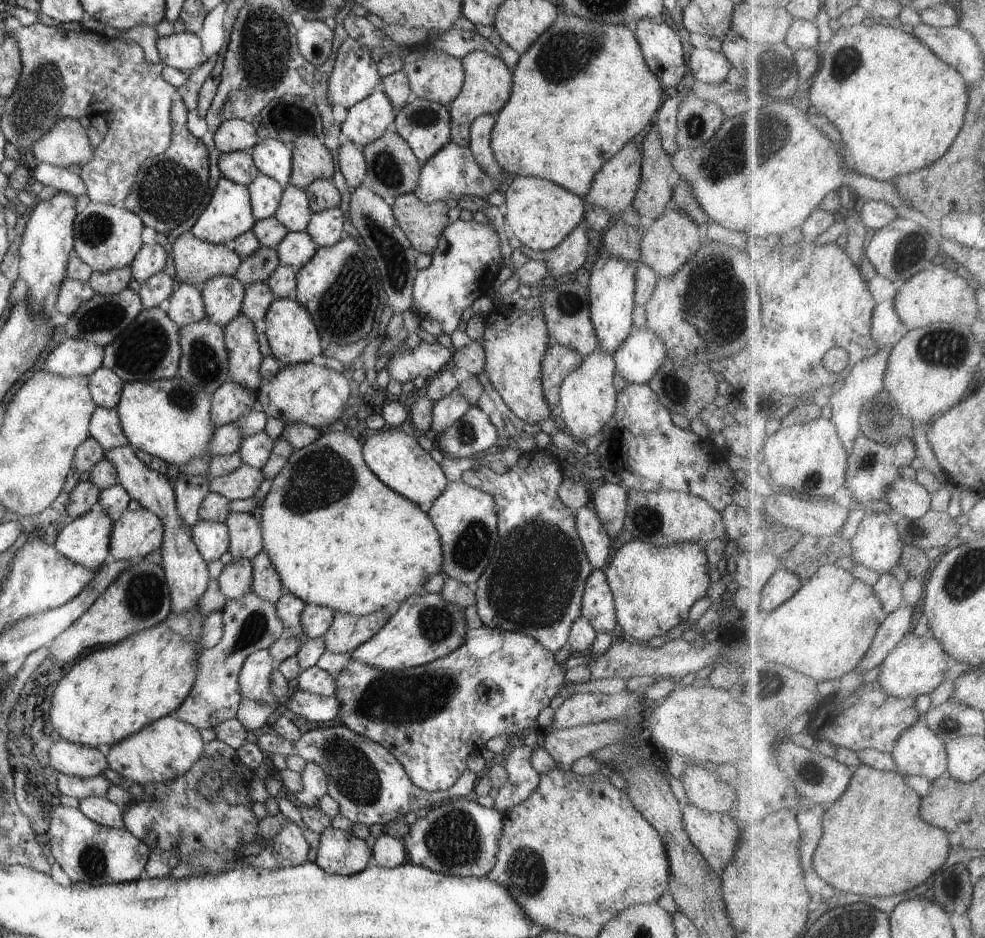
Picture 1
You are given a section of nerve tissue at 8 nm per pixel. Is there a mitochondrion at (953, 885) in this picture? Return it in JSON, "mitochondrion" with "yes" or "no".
{"mitochondrion":"no"}

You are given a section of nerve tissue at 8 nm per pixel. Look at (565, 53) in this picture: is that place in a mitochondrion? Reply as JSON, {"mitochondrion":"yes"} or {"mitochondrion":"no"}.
{"mitochondrion":"yes"}

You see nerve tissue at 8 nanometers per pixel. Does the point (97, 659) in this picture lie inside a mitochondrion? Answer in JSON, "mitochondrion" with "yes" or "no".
{"mitochondrion":"no"}

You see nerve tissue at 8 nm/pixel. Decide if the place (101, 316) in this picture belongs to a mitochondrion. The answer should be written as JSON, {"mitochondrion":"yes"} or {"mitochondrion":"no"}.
{"mitochondrion":"yes"}

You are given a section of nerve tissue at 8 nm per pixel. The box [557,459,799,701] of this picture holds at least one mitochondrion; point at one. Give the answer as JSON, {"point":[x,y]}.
{"point":[647,520]}

